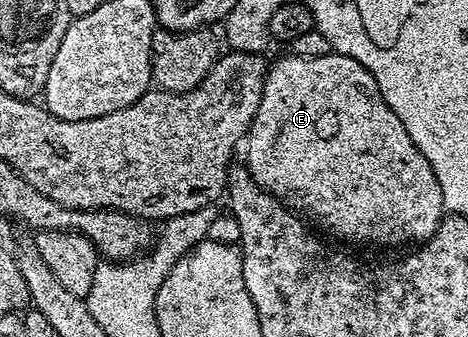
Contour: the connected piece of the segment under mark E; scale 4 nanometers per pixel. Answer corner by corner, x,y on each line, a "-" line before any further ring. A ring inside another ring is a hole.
334,52
325,56
317,56
316,58
296,58
294,56
286,56
280,62
272,61
270,63
267,79
263,85
263,95
261,96
261,104
257,108
254,120
251,121
251,129
247,132
245,139
245,150
247,146
247,159
245,165
250,170
257,185
263,190
268,190
280,202
286,204
290,209
298,212
300,215
306,216
308,219
316,218
321,225
327,226
327,230
331,234
336,234
339,238
344,238
347,242
368,242
371,246
399,246
402,242
415,242
411,244
422,244
433,236
433,232
439,223
445,217
443,208
443,197
441,196
441,184
437,184
437,176
433,172
433,168
429,168
429,160
425,160
425,156
421,156
421,152
417,148
417,144
413,144
413,140
409,140
409,132
405,132
405,124
401,124
401,120
397,120
397,112
393,112
393,108
389,108
389,104
385,104
385,100
381,96
381,88
377,88
377,80
373,80
373,76
361,64
357,64
357,60
353,60
344,54
336,54

